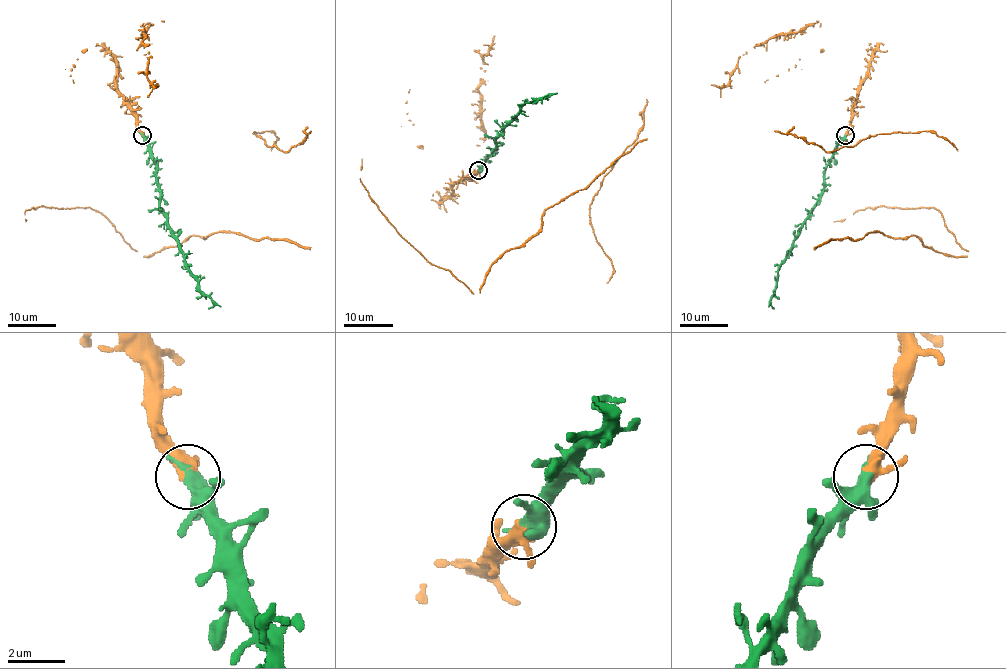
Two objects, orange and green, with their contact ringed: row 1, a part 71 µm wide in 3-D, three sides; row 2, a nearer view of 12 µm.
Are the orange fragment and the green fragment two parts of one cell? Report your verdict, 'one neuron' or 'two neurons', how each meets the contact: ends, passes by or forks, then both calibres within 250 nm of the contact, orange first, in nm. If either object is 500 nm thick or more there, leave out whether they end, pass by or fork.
one neuron; orange passes by; green passes by; 360 nm thick on the orange side, 360 nm on the other

